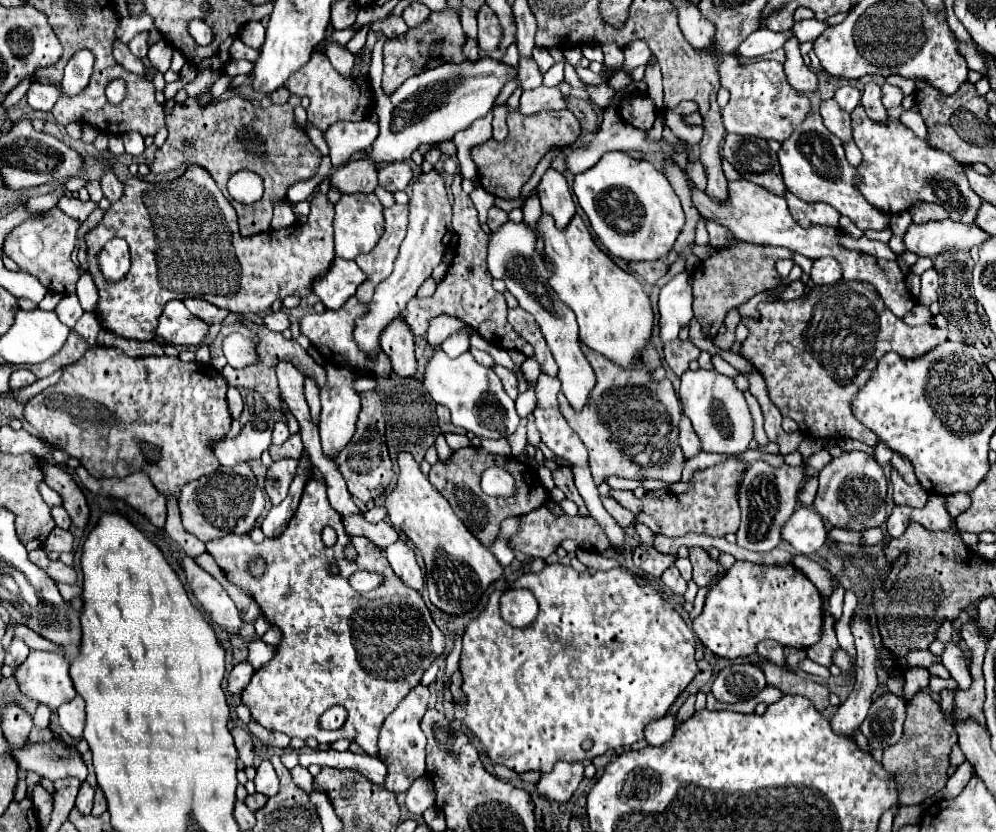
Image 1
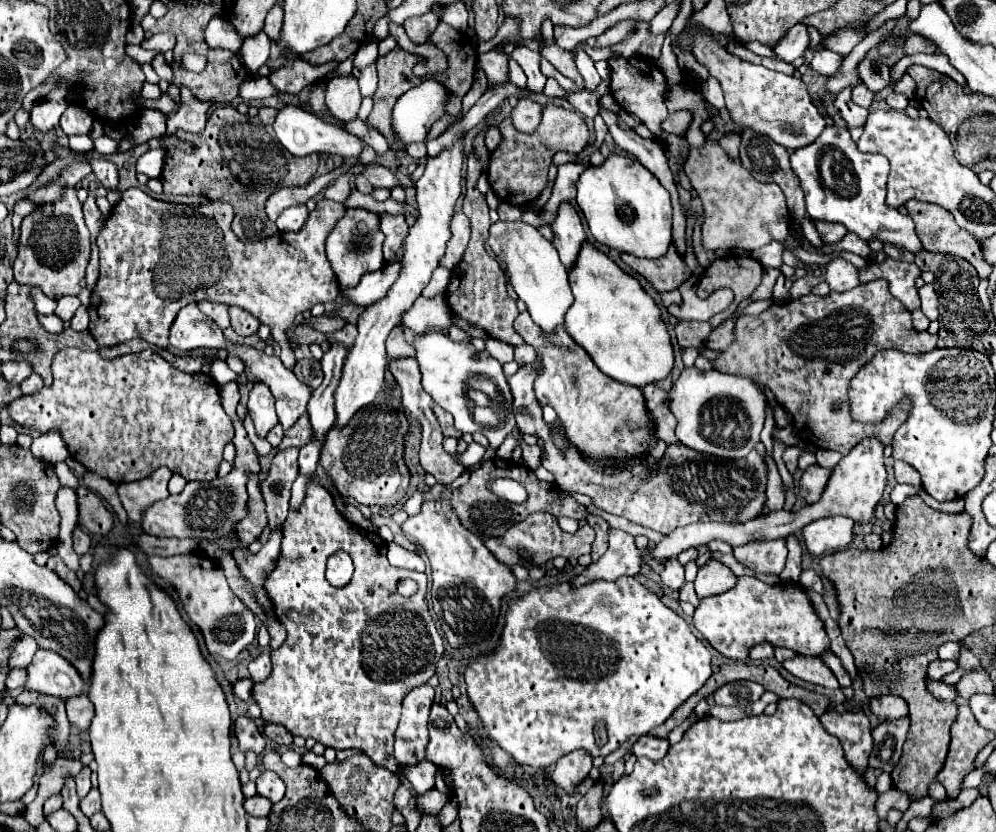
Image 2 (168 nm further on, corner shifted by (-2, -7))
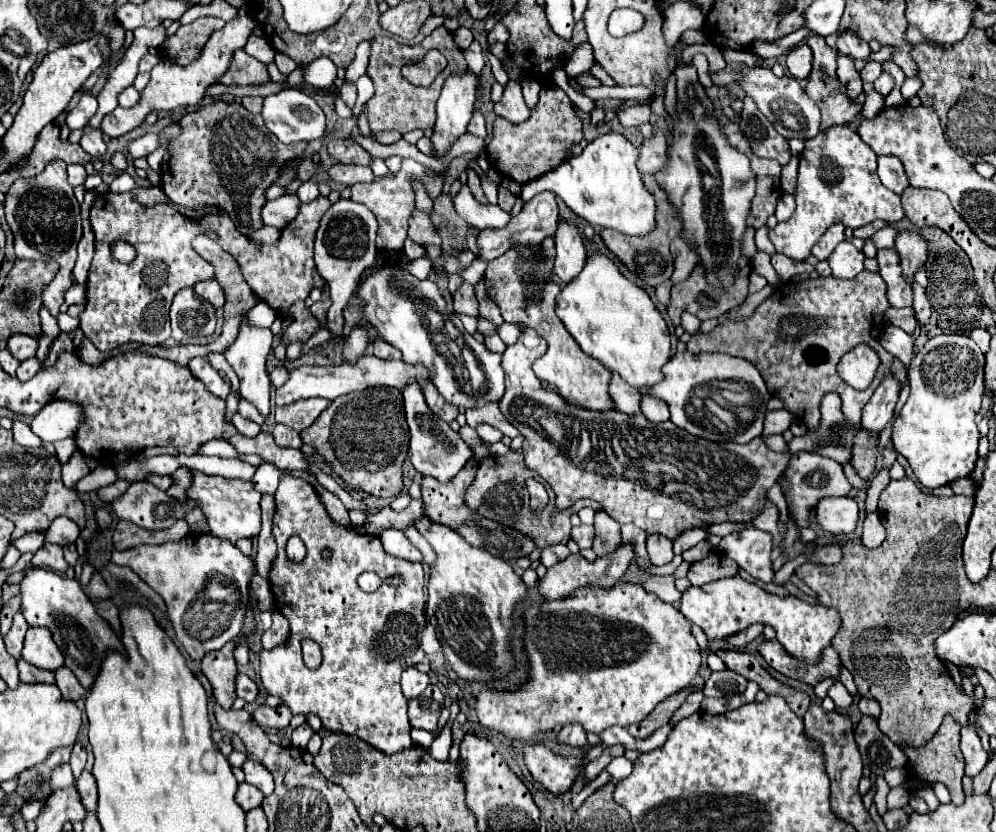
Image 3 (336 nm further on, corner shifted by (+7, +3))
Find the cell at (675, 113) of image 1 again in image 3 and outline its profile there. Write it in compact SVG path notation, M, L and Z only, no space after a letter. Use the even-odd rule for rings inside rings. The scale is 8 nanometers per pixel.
M633 106L619 112L619 122L623 126L639 126L651 120L651 106Z

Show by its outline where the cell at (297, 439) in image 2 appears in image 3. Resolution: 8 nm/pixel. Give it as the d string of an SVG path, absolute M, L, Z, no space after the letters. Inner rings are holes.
M309 398L309 400L301 400L295 402L291 406L285 408L277 408L275 410L275 422L277 424L285 424L297 432L307 430L315 418L329 406L329 400L325 398Z

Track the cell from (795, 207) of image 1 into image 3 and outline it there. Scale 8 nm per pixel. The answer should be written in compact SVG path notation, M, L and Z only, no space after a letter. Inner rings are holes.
M839 222L837 224L833 224L833 226L829 226L829 230L825 230L825 234L817 240L817 244L813 246L813 250L811 250L811 254L813 256L817 256L819 260L827 260L829 258L829 254L833 252L833 248L839 244L839 242L843 242L845 240L845 226L841 226Z

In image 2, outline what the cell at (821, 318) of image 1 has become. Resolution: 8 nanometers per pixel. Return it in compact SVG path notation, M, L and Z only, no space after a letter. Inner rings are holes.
M880 278L864 282L850 292L830 292L828 296L808 294L786 304L772 304L758 316L738 318L734 342L720 350L712 366L718 372L750 376L768 386L776 402L790 412L798 434L806 442L846 456L864 436L878 436L884 444L890 444L912 408L911 401L903 400L881 423L866 426L854 422L848 402L848 384L854 372L878 350L898 348L906 354L924 354L932 352L936 342L938 336L914 330L910 312L890 294L888 282ZM836 400L842 402L840 412L832 410Z

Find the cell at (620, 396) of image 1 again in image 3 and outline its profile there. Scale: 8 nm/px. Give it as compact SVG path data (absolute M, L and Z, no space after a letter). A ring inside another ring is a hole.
M507 250L501 258L495 258L489 262L485 272L485 282L489 284L489 296L497 302L501 308L501 316L509 324L517 324L523 328L533 328L541 338L547 340L547 352L535 360L533 372L535 376L553 386L569 406L585 406L585 410L615 410L613 400L609 398L609 382L611 372L597 362L595 358L583 354L583 350L577 346L573 336L565 330L563 322L555 314L555 296L561 290L561 284L553 276L553 260L545 254L541 262L531 266L519 268L517 264L517 252Z

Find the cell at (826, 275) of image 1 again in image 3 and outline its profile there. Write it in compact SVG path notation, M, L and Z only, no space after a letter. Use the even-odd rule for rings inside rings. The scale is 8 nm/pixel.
M847 240L841 242L829 256L829 266L833 270L831 276L835 278L855 278L861 270L863 270L863 252L857 250L853 244L849 244Z

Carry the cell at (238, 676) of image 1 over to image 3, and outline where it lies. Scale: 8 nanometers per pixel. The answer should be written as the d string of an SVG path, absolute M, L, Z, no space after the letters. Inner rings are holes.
M237 674L235 684L237 684L237 696L239 698L243 698L245 702L253 702L255 700L257 686L255 686L255 682L247 674Z

